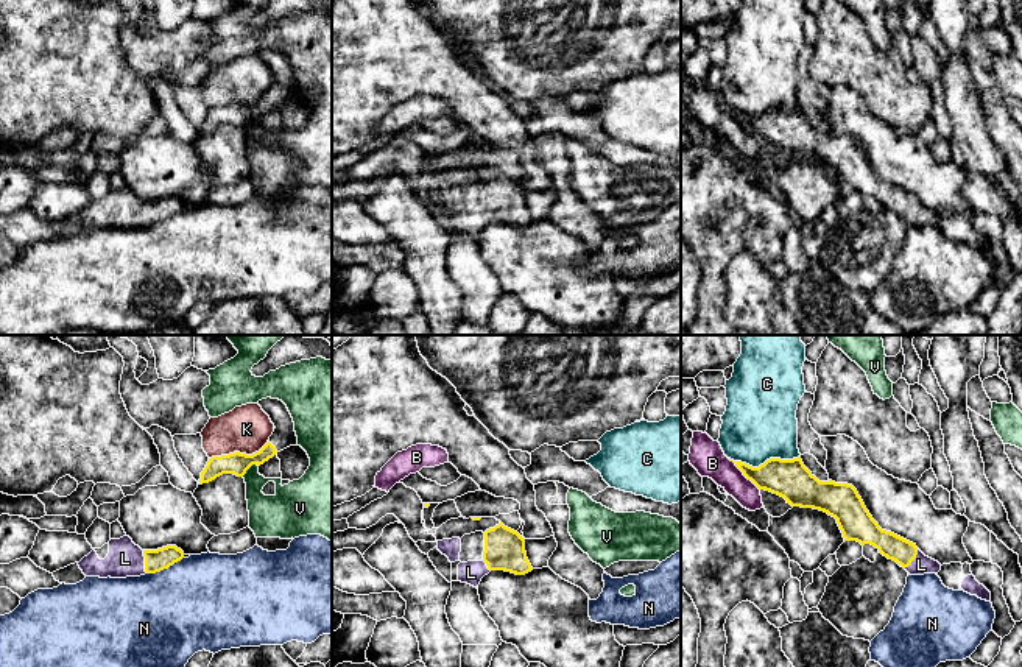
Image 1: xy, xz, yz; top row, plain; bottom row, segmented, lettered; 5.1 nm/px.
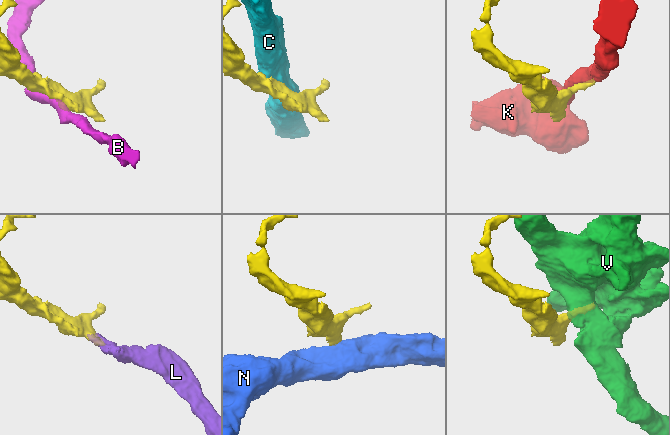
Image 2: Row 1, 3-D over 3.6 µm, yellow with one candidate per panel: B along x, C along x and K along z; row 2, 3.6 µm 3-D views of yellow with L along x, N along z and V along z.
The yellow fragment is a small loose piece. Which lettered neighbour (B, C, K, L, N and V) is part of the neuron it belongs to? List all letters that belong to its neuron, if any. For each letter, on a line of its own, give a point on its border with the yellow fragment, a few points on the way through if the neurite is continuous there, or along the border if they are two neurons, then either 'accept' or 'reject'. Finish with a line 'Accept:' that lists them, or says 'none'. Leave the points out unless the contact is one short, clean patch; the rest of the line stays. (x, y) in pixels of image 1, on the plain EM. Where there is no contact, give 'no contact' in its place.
B: meets yellow in yz at (743, 125); reject
C: meets yellow in yz at (765, 112); reject
K: meets yellow in xy at (239, 103); border along xy (268, 92), (251, 105), (229, 103), (209, 109); reject
L: meets yellow in xy at (145, 212); runs through xy (162, 209), (145, 212), (125, 209); accept
N: meets yellow in xy at (164, 218); border along xy (183, 208), (167, 218), (147, 225); reject
V: meets yellow in xy at (250, 117); reject
Accept: L

